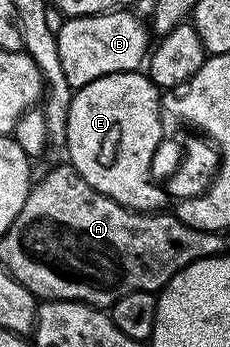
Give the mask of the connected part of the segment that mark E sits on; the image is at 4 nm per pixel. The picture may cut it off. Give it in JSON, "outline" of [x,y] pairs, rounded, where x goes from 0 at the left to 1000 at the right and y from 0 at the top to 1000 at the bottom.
{"outline":[[[617,202],[474,210],[387,233],[313,271],[283,429],[300,476],[422,545],[535,597],[609,614],[691,614],[735,585],[704,536],[657,519],[657,478],[709,401],[700,262]]]}

